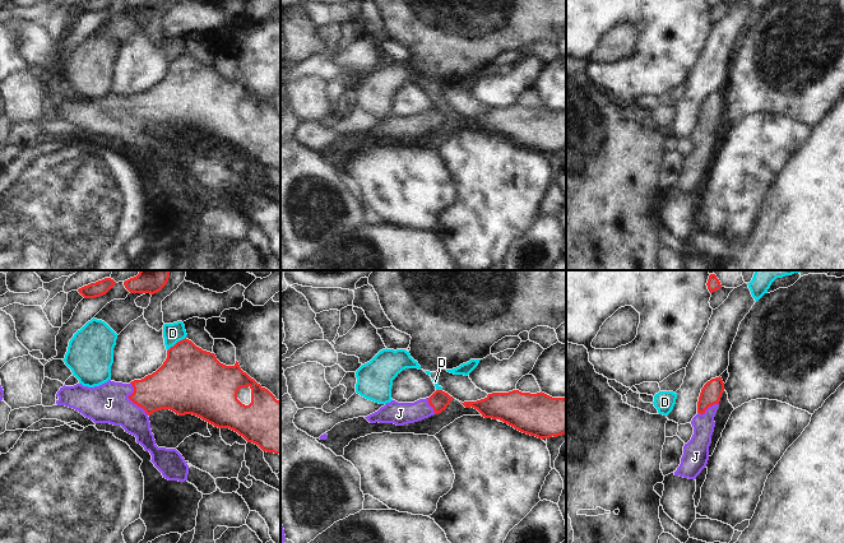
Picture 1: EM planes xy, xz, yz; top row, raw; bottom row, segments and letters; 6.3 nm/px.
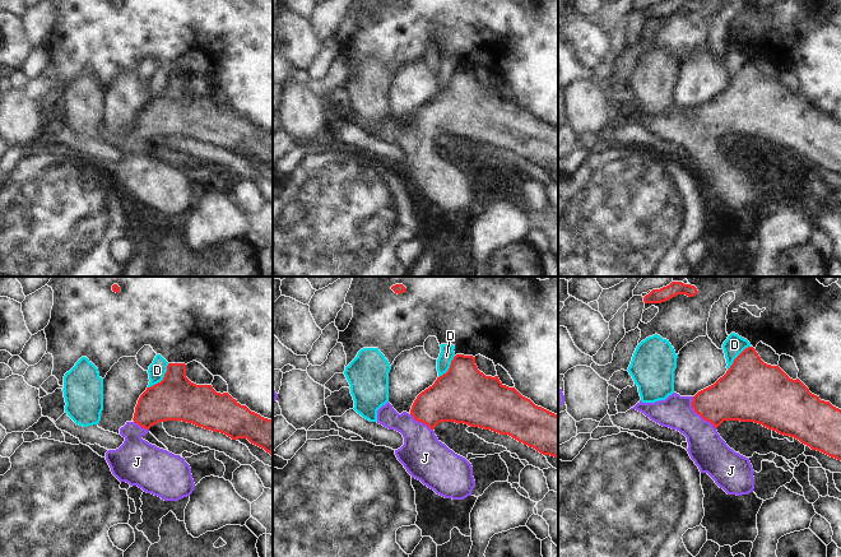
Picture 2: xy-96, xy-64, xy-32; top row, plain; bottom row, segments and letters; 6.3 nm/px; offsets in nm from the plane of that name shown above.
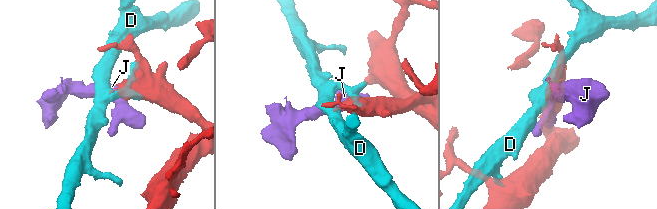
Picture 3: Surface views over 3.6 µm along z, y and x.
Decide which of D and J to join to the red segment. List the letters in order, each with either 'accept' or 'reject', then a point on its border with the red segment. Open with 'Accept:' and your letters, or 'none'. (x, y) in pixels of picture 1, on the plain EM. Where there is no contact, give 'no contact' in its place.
Accept: J
D: reject; contact xy (177, 56)
J: accept; contact xy (131, 115)

